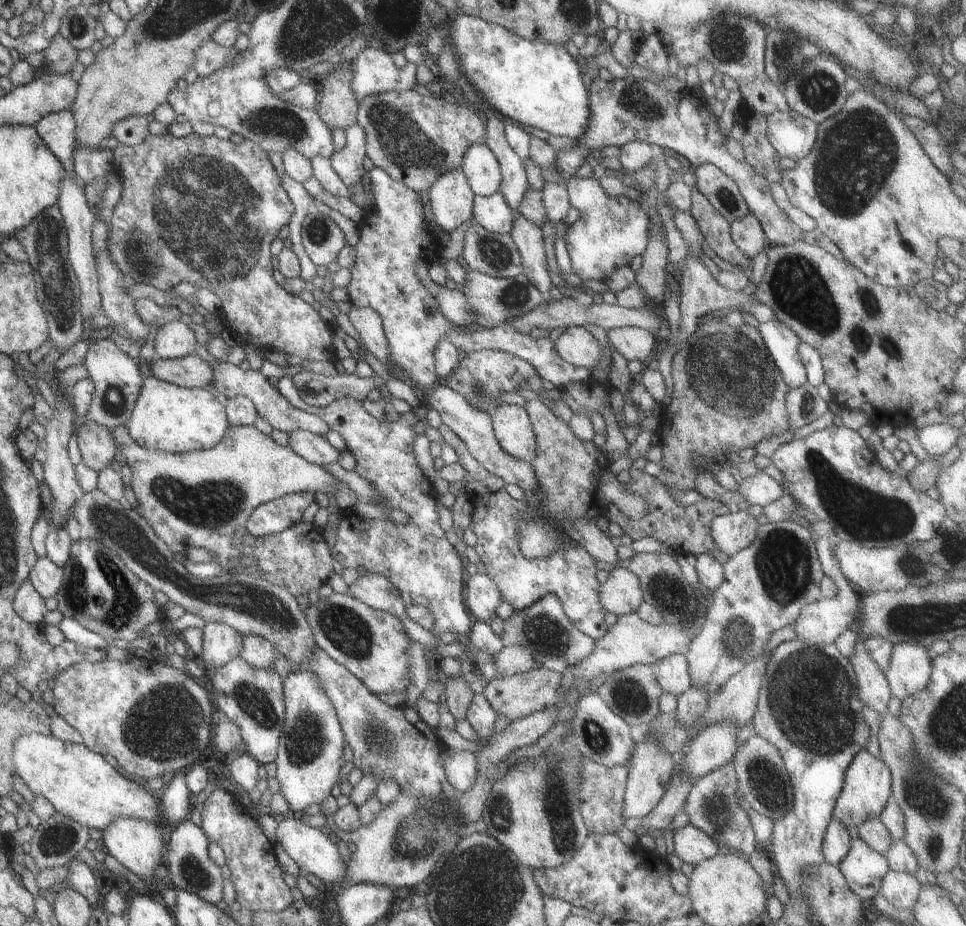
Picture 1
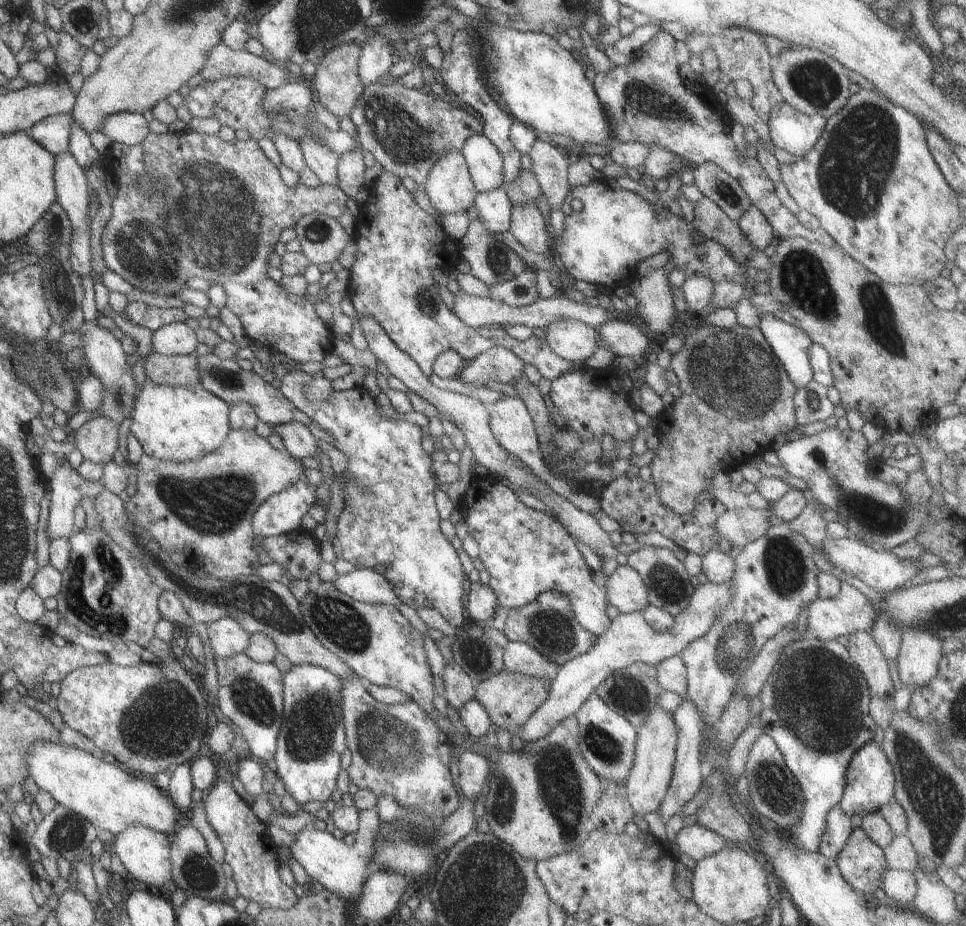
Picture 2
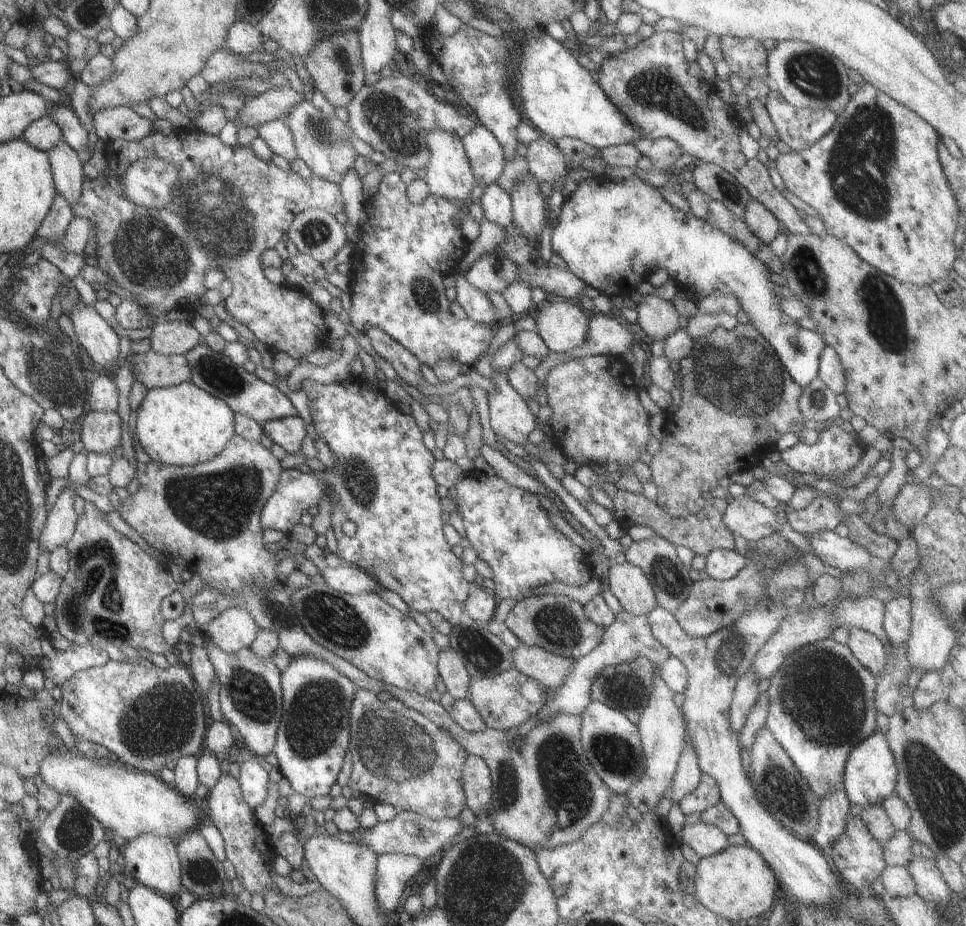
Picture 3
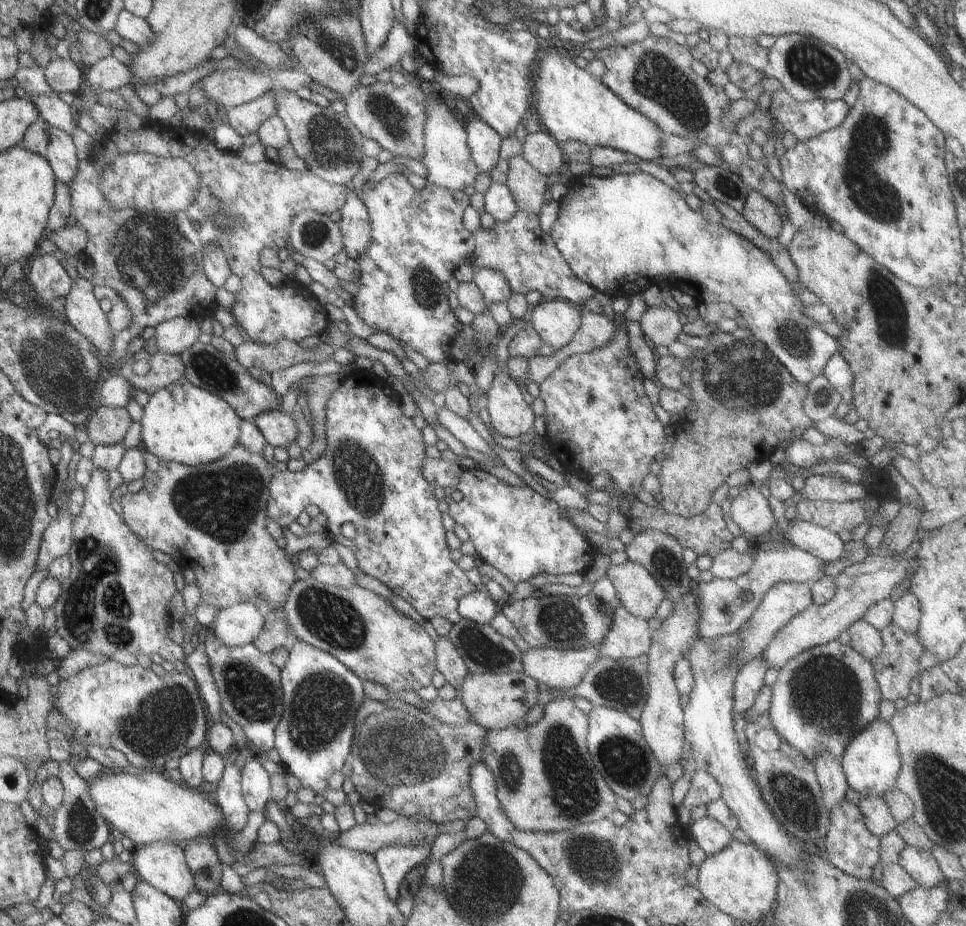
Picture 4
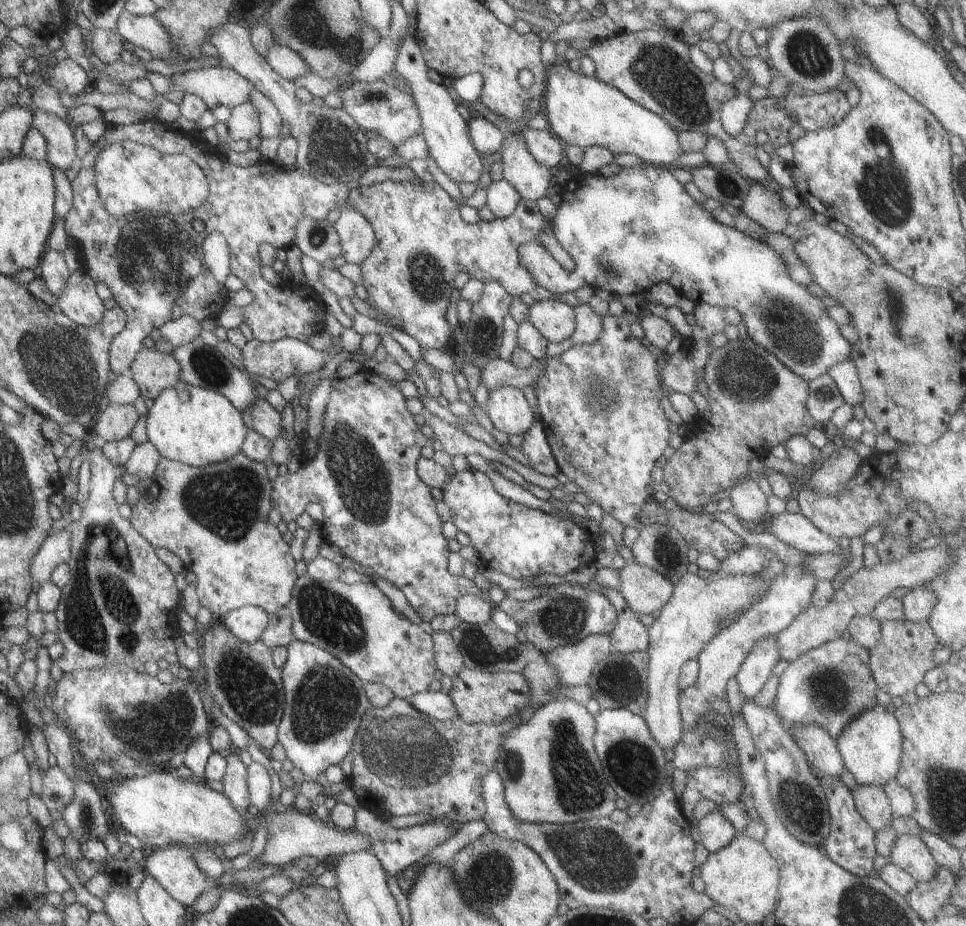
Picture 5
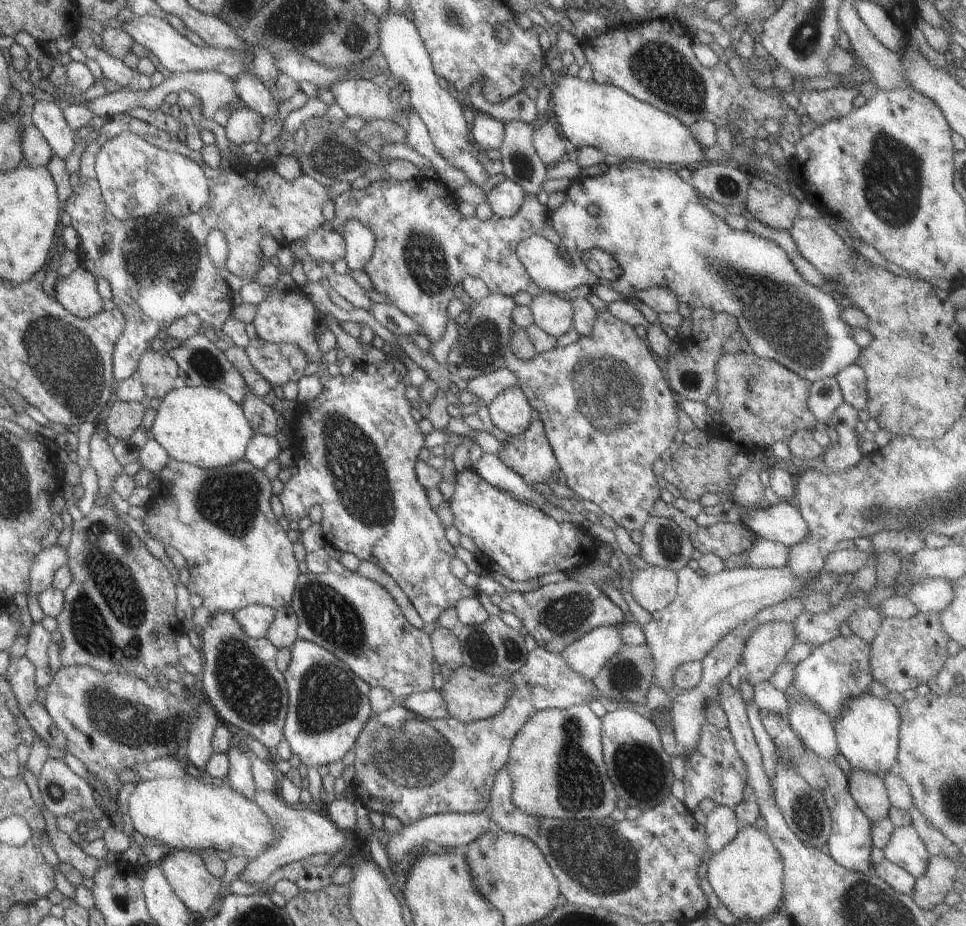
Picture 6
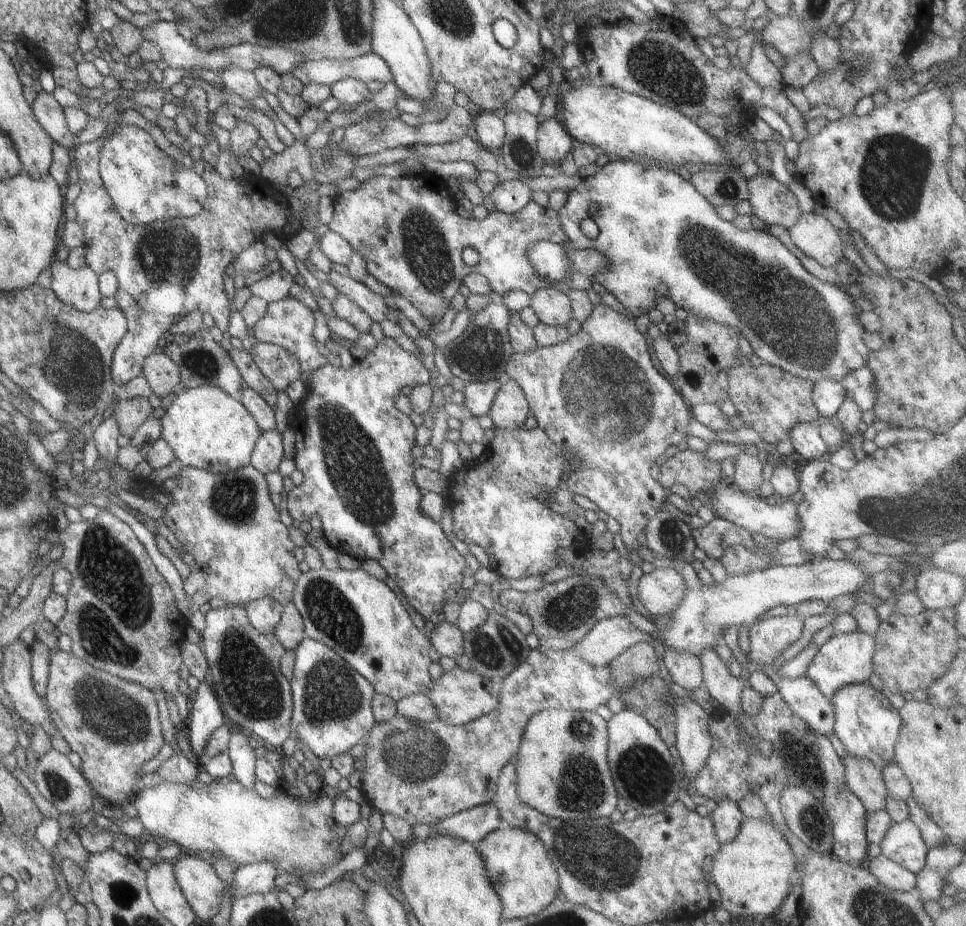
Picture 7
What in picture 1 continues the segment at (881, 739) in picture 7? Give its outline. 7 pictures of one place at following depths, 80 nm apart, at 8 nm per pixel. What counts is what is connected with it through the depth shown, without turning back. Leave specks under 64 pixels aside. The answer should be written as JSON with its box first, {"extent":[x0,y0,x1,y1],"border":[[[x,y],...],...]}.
{"extent":[831,749,891,826],"border":[[[865,749],[861,750],[850,766],[843,774],[843,783],[839,796],[835,798],[835,805],[831,818],[841,822],[841,826],[856,826],[869,820],[869,818],[879,817],[881,810],[886,806],[887,798],[891,795],[891,776],[889,768],[883,764],[878,757],[871,756]]]}

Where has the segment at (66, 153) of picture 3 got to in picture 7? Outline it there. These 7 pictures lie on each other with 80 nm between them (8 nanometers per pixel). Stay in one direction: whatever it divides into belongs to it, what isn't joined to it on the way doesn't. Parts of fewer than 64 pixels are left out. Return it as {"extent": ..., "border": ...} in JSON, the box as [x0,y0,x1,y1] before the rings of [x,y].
{"extent":[30,91,77,150],"border":[[[39,91],[30,105],[32,115],[39,126],[49,135],[49,138],[72,150],[77,142],[76,135],[67,130],[62,108],[57,104],[54,96],[45,91]]]}

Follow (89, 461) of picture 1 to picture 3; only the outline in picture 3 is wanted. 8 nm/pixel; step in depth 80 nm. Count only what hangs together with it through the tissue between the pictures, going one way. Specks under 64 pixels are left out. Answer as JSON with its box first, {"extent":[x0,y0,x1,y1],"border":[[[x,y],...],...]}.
{"extent":[77,411,121,454],"border":[[[85,411],[79,420],[77,440],[82,444],[82,453],[107,454],[119,445],[121,420],[116,411],[97,412]]]}

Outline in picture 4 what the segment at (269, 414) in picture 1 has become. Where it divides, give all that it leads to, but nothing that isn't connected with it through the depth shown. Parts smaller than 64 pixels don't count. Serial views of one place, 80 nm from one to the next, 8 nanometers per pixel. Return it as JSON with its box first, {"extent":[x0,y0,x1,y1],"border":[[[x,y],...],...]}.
{"extent":[179,340,281,420],"border":[[[195,340],[189,348],[179,353],[179,358],[185,366],[184,380],[225,400],[239,419],[253,420],[261,412],[279,410],[281,396],[273,388],[251,378],[235,359],[231,360],[229,356],[221,354],[210,343],[204,344]]]}

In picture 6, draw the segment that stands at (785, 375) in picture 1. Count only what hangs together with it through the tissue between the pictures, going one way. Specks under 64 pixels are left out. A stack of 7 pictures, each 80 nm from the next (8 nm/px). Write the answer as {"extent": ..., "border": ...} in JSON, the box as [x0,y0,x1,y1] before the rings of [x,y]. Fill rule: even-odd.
{"extent":[519,159,860,383],"border":[[[625,159],[619,164],[607,166],[602,174],[592,177],[578,175],[564,194],[564,202],[550,212],[550,219],[568,260],[562,259],[553,244],[537,237],[519,248],[521,266],[542,291],[563,295],[576,286],[591,287],[597,283],[620,292],[624,295],[623,300],[628,301],[634,299],[632,293],[638,290],[669,287],[677,302],[687,304],[692,310],[704,307],[732,315],[751,353],[779,363],[810,383],[820,378],[834,377],[858,360],[860,348],[852,337],[851,327],[840,319],[842,307],[839,302],[831,294],[805,282],[797,274],[793,262],[773,241],[747,230],[731,229],[711,213],[699,201],[698,192],[683,181],[673,168]],[[591,204],[599,208],[595,216],[589,214]],[[594,248],[610,254],[621,267],[621,274],[615,280],[599,279],[587,270],[580,256],[583,251]]]}

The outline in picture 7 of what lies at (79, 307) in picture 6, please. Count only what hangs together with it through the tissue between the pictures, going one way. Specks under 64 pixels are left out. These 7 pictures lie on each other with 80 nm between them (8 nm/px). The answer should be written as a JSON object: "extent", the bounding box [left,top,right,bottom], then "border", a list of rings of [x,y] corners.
{"extent":[49,261,99,311],"border":[[[53,261],[49,266],[49,289],[67,306],[80,311],[90,311],[99,305],[97,275],[87,265],[71,268],[65,261]]]}

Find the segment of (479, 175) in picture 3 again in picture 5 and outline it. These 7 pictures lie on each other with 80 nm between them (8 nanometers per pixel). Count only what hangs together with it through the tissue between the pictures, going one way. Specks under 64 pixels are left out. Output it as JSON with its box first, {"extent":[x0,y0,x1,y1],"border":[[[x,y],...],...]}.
{"extent":[468,118,503,154],"border":[[[468,118],[468,137],[472,148],[479,154],[489,154],[498,150],[503,142],[503,132],[487,119]]]}

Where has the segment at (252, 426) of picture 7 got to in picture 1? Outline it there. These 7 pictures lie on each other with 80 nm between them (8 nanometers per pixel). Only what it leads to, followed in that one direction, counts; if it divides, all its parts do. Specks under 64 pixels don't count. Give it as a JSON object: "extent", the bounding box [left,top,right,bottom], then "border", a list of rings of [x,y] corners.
{"extent":[124,376,229,454],"border":[[[151,376],[143,379],[139,395],[124,426],[131,440],[139,446],[174,454],[215,446],[226,434],[229,422],[222,399],[216,398],[210,390],[179,387]]]}

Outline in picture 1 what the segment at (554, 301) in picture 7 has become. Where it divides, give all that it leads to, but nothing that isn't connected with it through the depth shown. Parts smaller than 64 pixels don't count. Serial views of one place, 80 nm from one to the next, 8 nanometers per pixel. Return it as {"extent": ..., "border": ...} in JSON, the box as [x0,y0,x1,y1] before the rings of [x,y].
{"extent":[555,325,602,372],"border":[[[581,325],[565,328],[555,340],[555,351],[561,360],[590,372],[601,359],[602,348]]]}

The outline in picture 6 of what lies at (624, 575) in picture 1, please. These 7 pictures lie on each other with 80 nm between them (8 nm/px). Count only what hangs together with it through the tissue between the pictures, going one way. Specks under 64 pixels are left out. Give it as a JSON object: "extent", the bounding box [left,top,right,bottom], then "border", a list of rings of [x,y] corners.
{"extent":[629,567,678,613],"border":[[[632,567],[629,571],[633,572],[633,578],[629,580],[629,592],[643,610],[649,613],[660,611],[676,595],[678,580],[672,570],[661,567]]]}

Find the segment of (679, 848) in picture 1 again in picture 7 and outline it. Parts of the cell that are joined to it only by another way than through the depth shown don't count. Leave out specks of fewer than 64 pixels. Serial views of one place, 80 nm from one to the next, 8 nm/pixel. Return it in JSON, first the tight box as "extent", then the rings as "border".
{"extent":[708,799,745,845],"border":[[[729,799],[719,801],[708,817],[713,823],[715,838],[721,845],[729,842],[737,834],[739,825],[745,819],[738,807],[738,801]]]}

